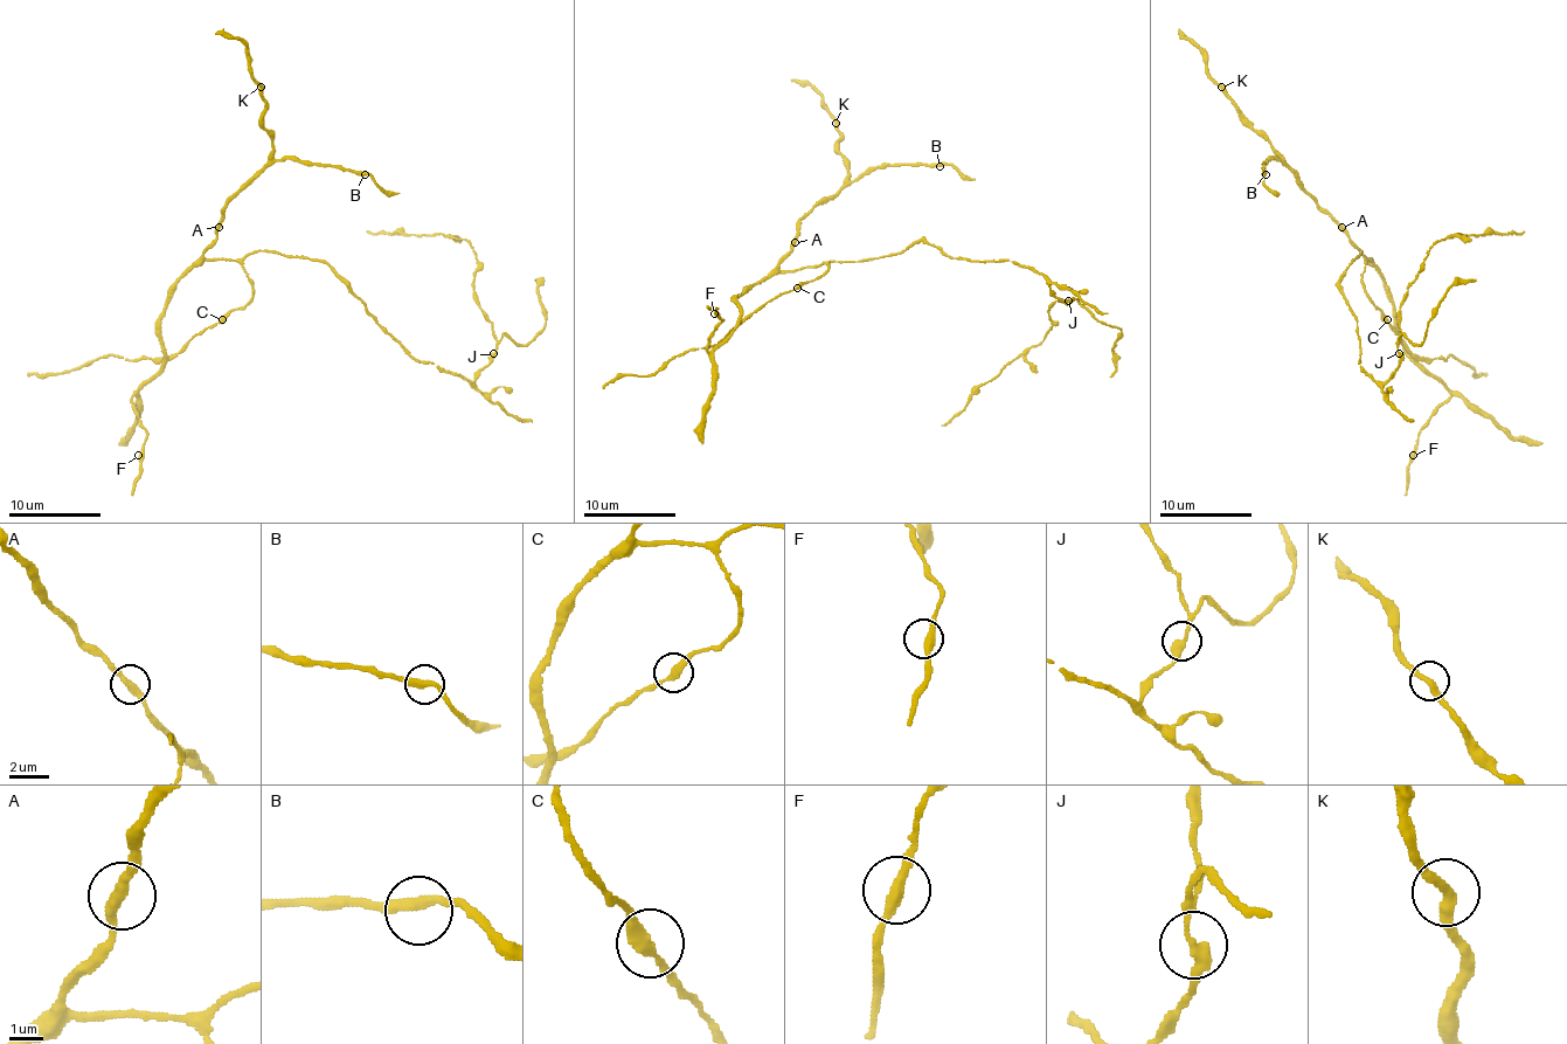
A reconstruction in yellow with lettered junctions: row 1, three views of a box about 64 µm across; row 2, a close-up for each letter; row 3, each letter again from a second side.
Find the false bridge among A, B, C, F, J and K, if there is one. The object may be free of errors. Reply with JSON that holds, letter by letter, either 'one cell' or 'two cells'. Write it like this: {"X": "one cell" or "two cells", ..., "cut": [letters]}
{"A": "one cell", "B": "one cell", "C": "one cell", "F": "one cell", "J": "one cell", "K": "one cell", "cut": []}

